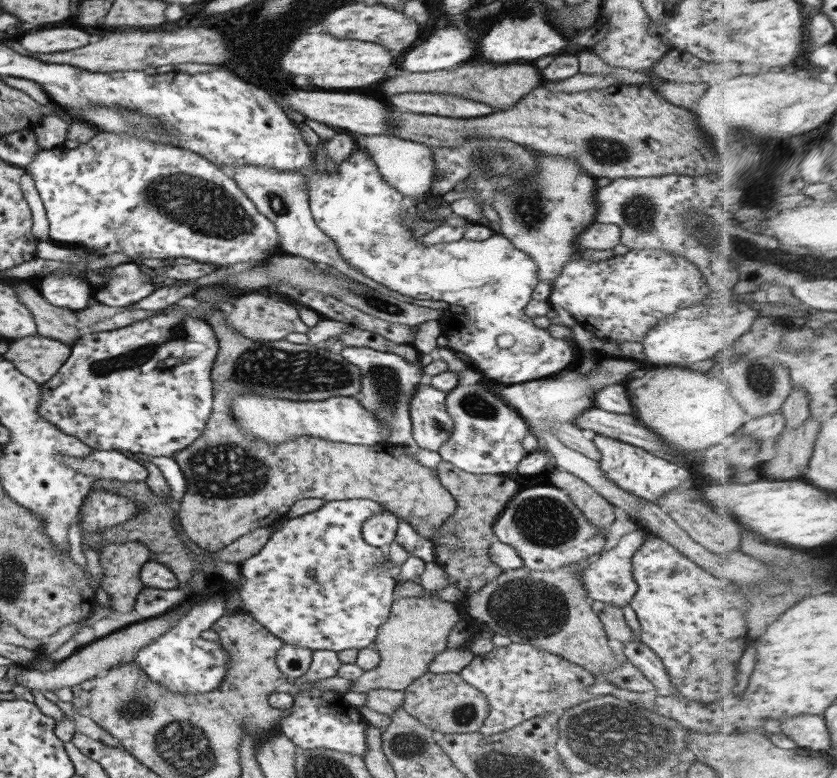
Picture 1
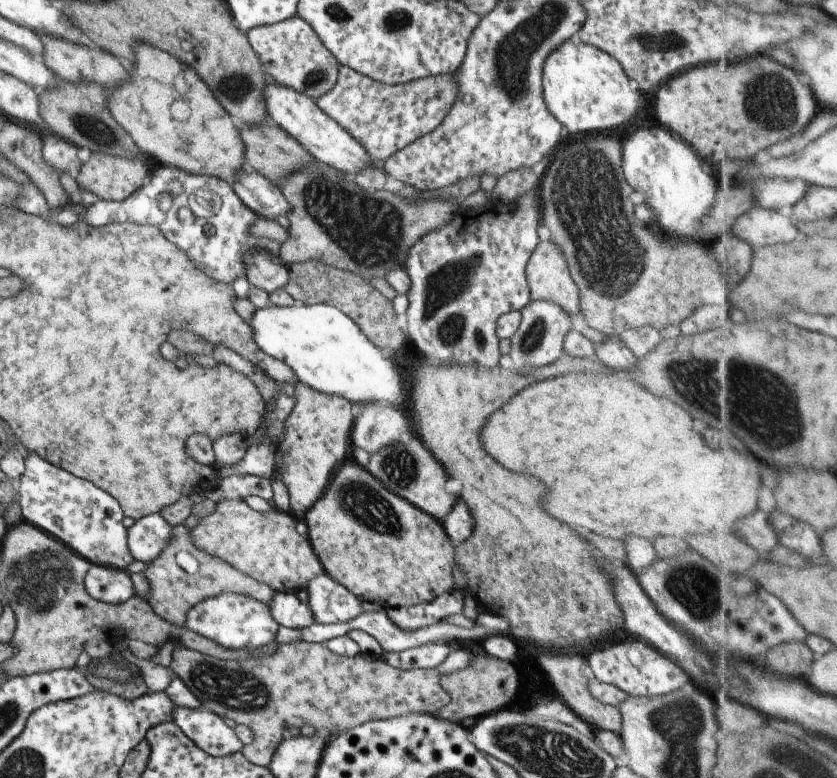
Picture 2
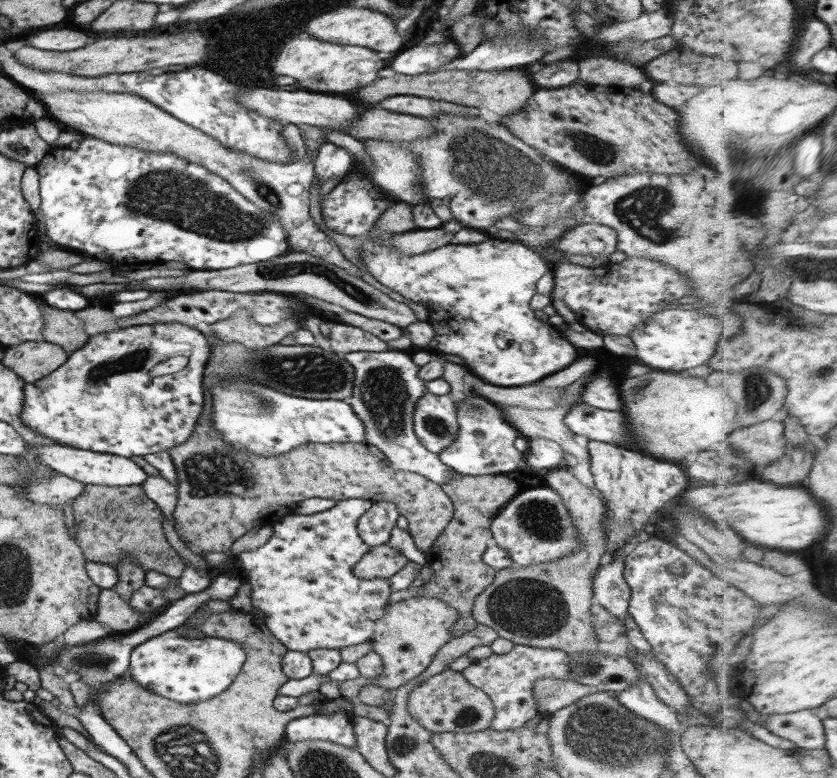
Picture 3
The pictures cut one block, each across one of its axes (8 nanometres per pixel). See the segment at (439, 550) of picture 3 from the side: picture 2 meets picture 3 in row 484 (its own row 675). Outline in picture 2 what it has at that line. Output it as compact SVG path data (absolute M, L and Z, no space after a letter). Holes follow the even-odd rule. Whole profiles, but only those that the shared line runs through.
M485 652L470 656L470 663L466 667L452 673L443 673L440 676L440 685L448 692L450 701L436 710L436 716L443 720L459 725L468 725L480 717L509 707L509 702L514 700L518 686L519 672L515 663L502 661Z

